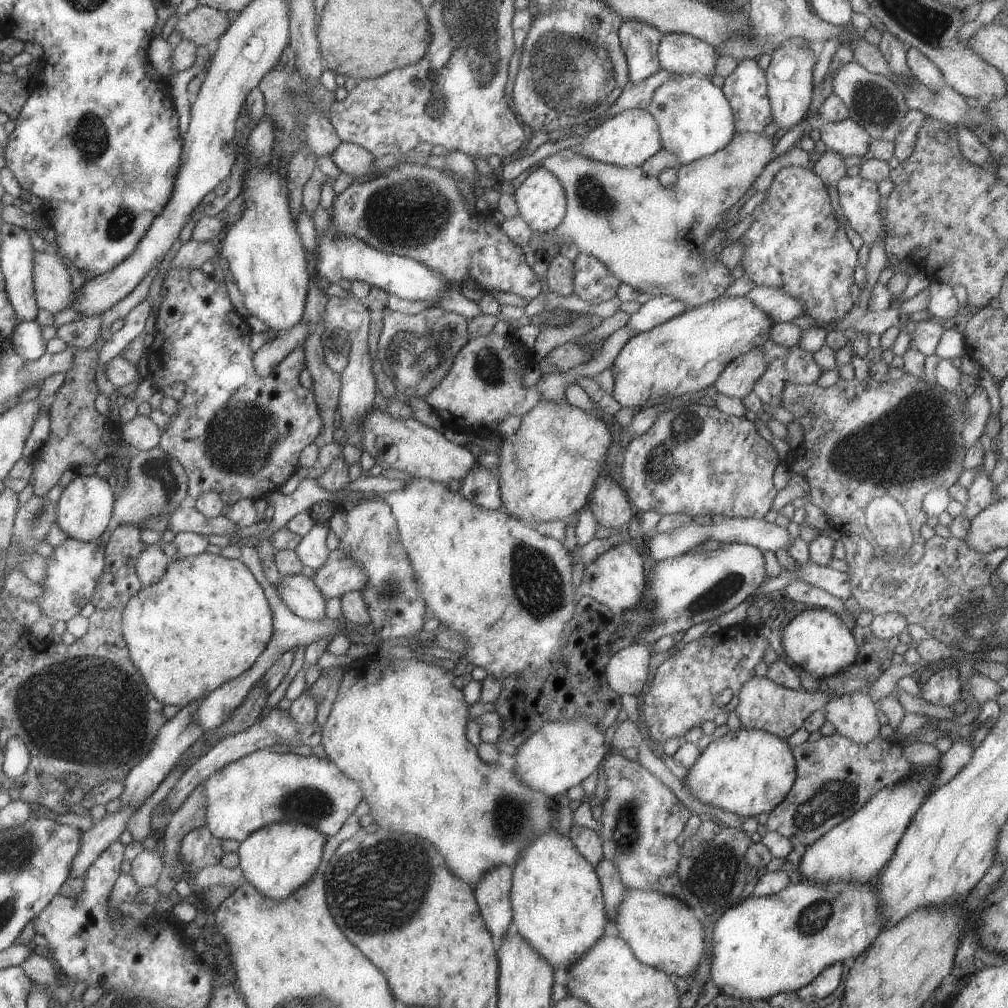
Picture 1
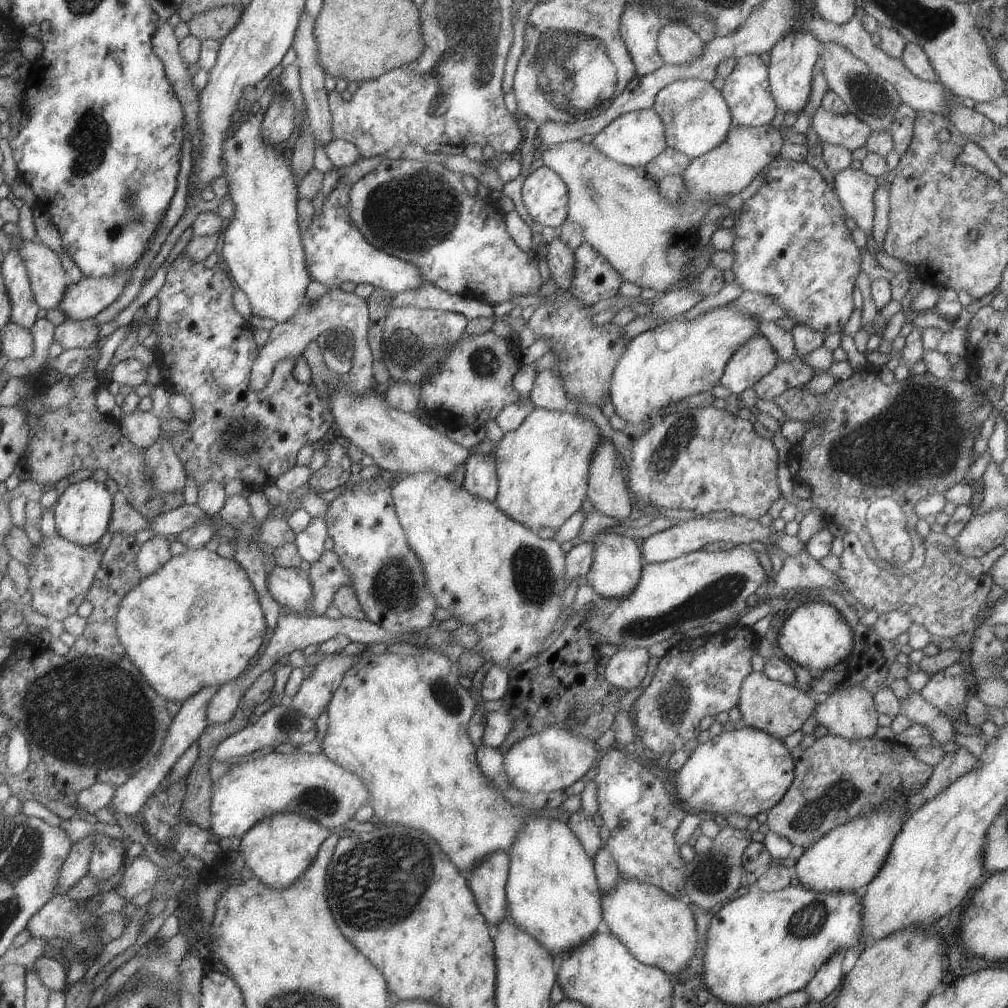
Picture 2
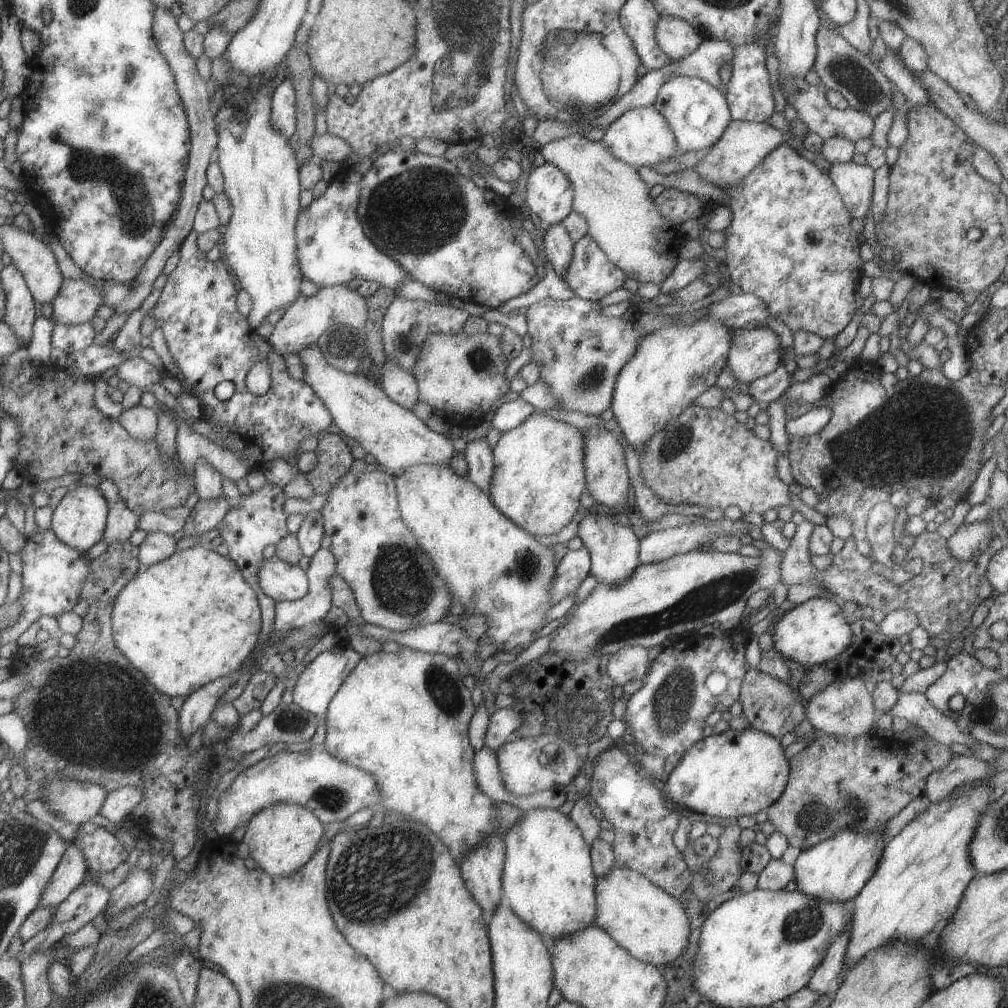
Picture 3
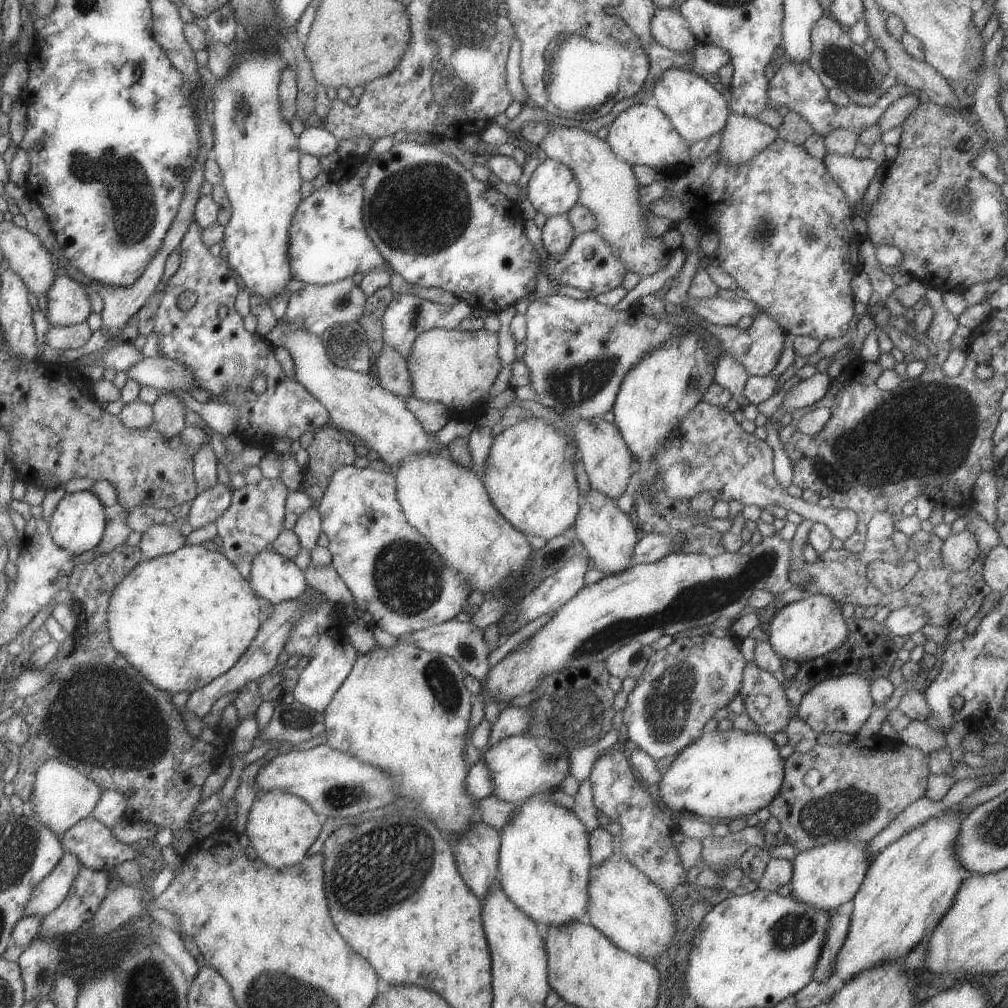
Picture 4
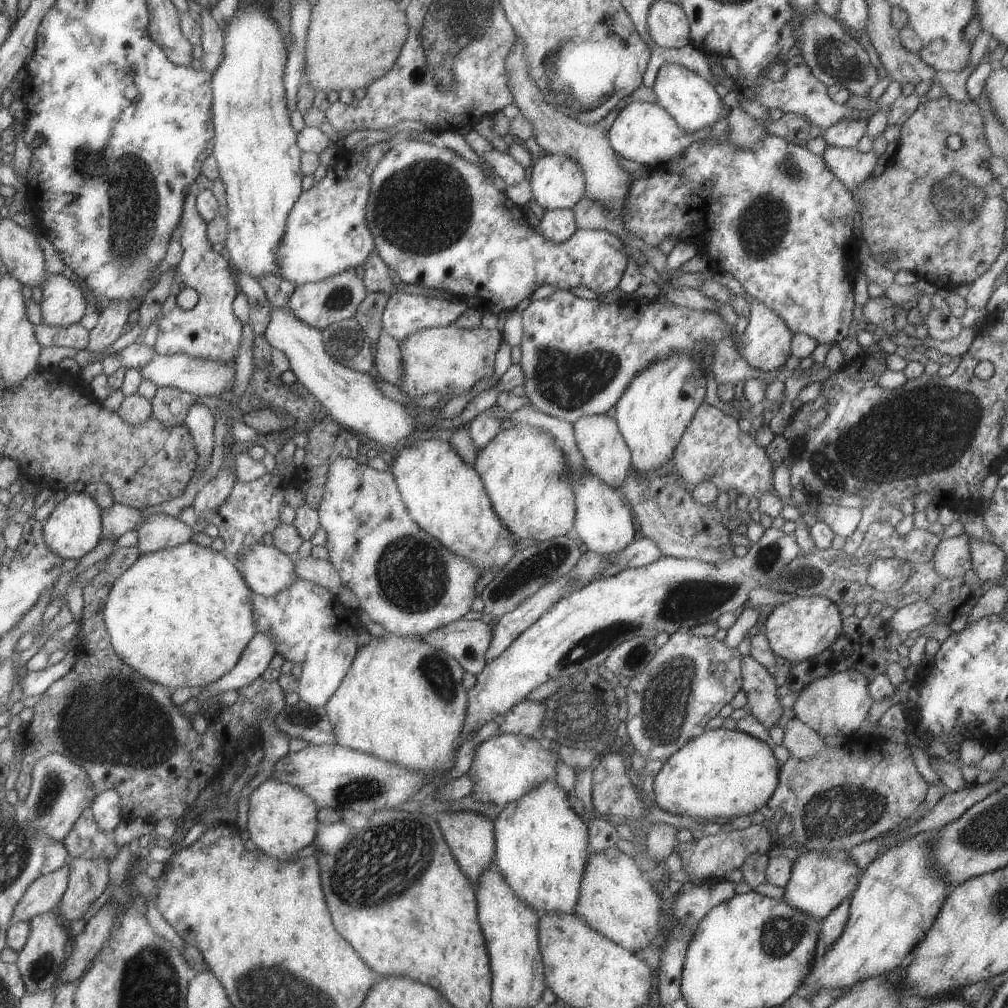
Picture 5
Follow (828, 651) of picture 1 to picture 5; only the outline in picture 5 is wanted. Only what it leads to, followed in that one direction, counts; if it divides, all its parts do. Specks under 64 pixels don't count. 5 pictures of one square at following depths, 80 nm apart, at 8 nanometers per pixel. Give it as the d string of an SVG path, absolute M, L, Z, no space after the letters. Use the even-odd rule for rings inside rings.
M819 595L793 597L767 611L764 635L769 648L776 657L790 663L801 662L829 648L841 632L843 616L840 609L831 600Z

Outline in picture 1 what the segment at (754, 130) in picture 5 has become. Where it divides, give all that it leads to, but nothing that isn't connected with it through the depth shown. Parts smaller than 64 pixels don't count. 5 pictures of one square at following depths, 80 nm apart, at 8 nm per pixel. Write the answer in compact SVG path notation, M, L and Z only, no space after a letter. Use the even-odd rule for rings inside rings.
M735 131L731 142L727 146L723 146L721 150L713 152L709 156L699 158L696 161L693 161L689 164L683 164L683 166L676 168L677 180L673 182L673 186L661 186L657 178L646 176L641 170L640 167L619 167L613 164L605 164L603 162L597 162L597 160L591 160L591 158L585 158L583 154L579 154L579 150L575 150L575 147L569 147L565 150L559 150L551 156L547 156L543 160L543 168L545 168L550 174L553 174L555 178L560 182L561 188L563 188L563 193L566 197L566 212L556 228L549 232L546 240L543 241L541 248L545 250L550 245L561 246L563 242L567 242L569 246L573 244L576 246L578 254L589 254L591 258L597 258L597 262L601 262L613 277L623 284L627 284L632 289L640 293L647 293L652 297L667 295L677 300L681 300L681 304L685 306L697 307L707 302L713 301L714 299L723 297L723 292L731 286L731 282L735 279L731 276L731 270L728 270L725 265L723 265L719 258L717 260L717 255L711 256L709 258L704 258L700 256L700 253L703 249L703 242L707 240L708 233L711 234L717 228L717 224L725 221L725 213L737 203L737 201L742 197L743 193L749 190L749 187L752 186L755 178L761 174L763 169L773 158L773 148L775 148L775 140L773 137L765 136L764 133L761 134L749 134L749 132L743 132L739 134Z

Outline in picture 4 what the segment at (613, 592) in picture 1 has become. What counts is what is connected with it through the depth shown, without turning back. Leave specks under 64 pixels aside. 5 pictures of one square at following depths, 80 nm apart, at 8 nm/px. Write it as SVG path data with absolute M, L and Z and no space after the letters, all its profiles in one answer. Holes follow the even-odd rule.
M589 489L579 500L580 507L573 524L575 538L584 546L584 554L593 562L594 568L604 572L606 576L620 573L631 566L633 546L640 537L639 529L633 528L633 522L627 513L621 511L616 503L617 499Z

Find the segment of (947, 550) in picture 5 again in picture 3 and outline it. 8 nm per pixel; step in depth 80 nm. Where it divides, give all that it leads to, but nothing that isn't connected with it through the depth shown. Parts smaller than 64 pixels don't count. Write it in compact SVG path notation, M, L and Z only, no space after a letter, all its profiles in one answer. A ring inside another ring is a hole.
M988 519L960 524L956 531L946 539L949 554L958 561L974 559L989 544L993 530Z

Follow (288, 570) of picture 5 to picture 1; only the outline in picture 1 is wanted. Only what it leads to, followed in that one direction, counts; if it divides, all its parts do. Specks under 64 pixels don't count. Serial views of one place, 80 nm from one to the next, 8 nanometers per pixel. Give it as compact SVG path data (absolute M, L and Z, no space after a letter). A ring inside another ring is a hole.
M301 574L283 576L276 592L287 609L295 616L315 622L325 620L325 598L312 580Z

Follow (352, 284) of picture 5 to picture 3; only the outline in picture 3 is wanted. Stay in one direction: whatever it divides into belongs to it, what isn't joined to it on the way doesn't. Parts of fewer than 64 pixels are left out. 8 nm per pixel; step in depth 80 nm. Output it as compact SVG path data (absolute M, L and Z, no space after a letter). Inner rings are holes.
M346 283L319 287L316 294L305 297L301 294L284 310L274 324L274 329L263 347L279 353L295 353L305 345L315 343L318 336L333 326L345 325L365 335L367 318L366 298L356 290L351 290Z

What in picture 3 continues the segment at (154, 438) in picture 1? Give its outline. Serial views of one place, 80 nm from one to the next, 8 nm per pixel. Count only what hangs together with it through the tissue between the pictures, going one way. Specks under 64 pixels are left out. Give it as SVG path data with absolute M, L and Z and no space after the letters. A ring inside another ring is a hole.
M137 403L131 408L123 409L117 420L137 440L148 441L155 436L157 417L154 409Z

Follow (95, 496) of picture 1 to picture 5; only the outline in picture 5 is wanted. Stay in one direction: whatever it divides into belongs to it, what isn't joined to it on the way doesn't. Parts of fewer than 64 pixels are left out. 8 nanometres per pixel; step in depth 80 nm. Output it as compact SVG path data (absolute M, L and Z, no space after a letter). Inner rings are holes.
M81 490L70 492L42 523L43 538L47 548L63 560L81 560L90 550L93 550L100 541L101 509Z

